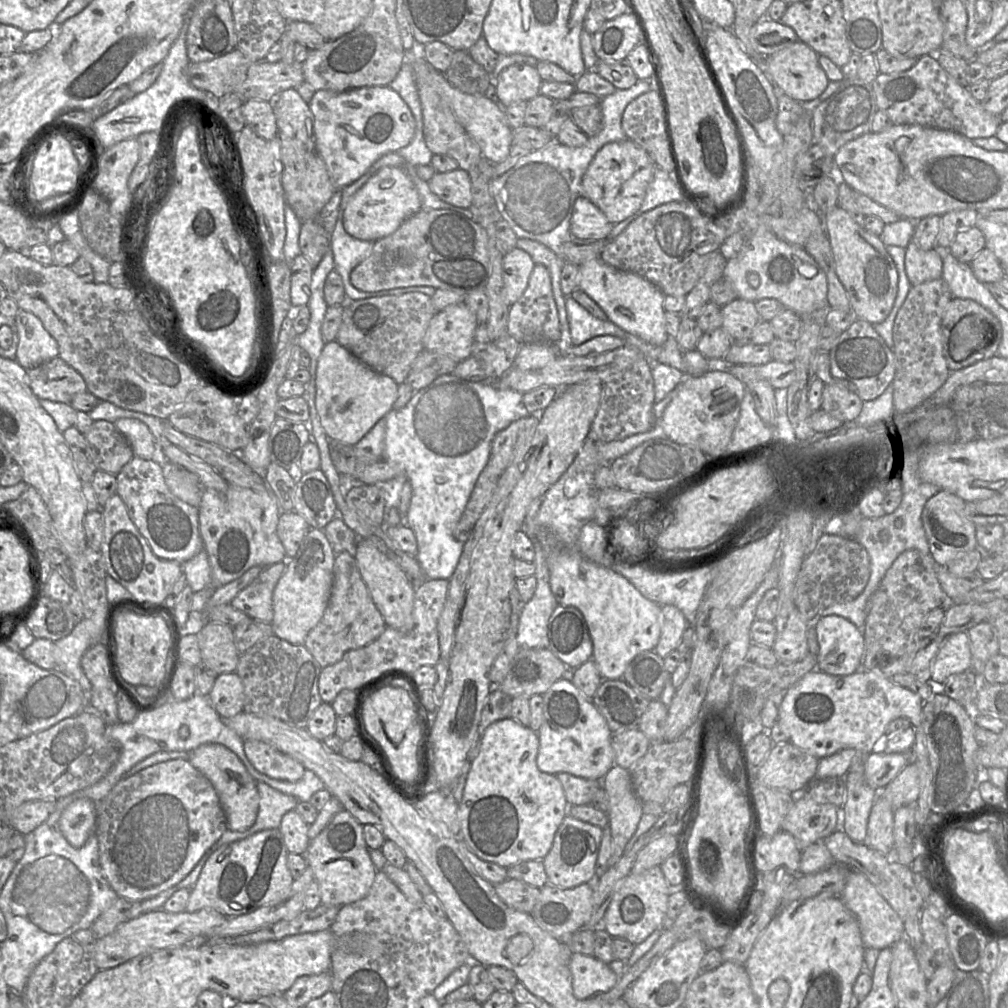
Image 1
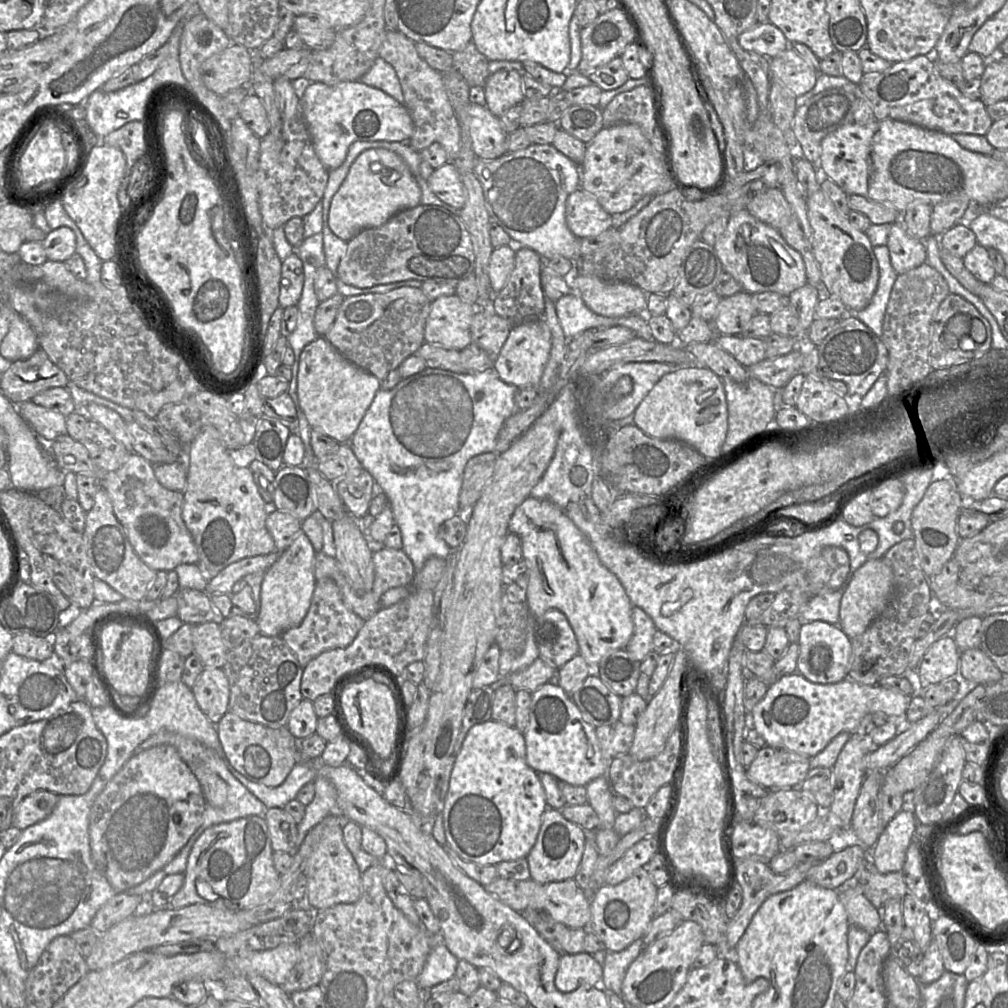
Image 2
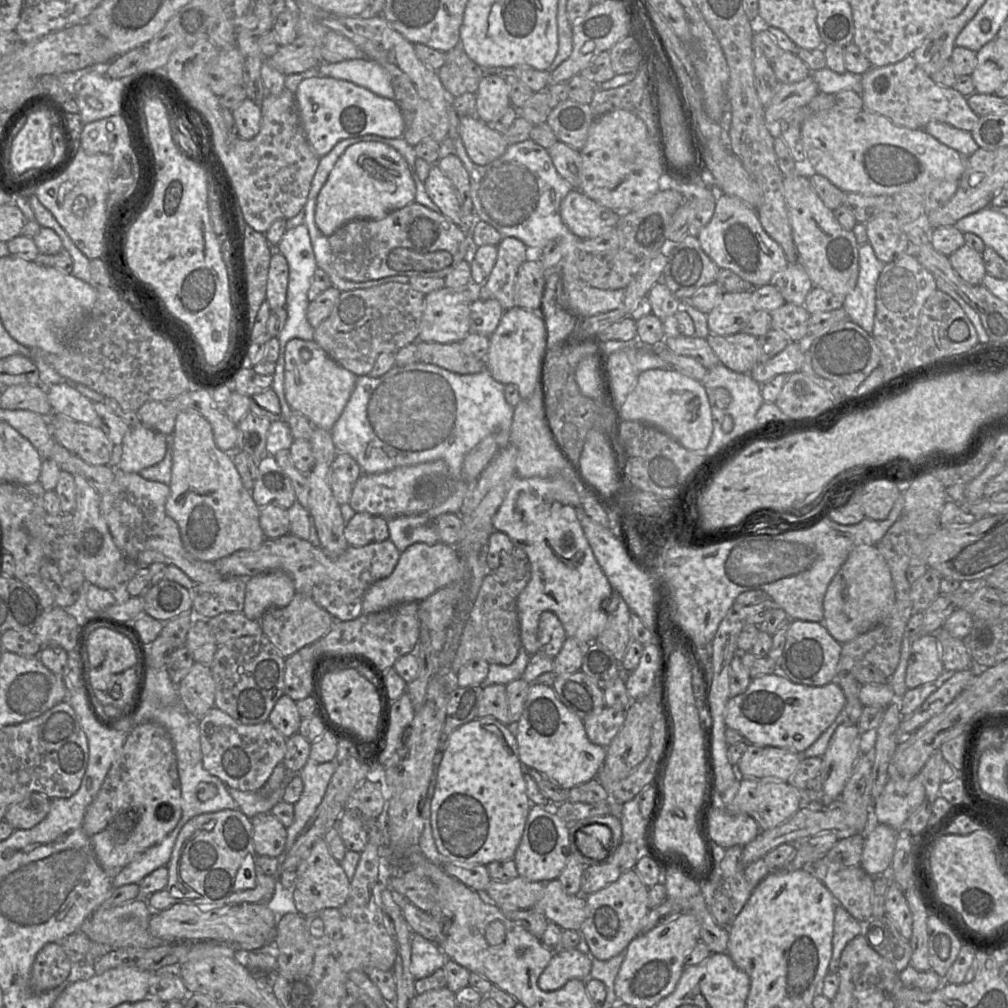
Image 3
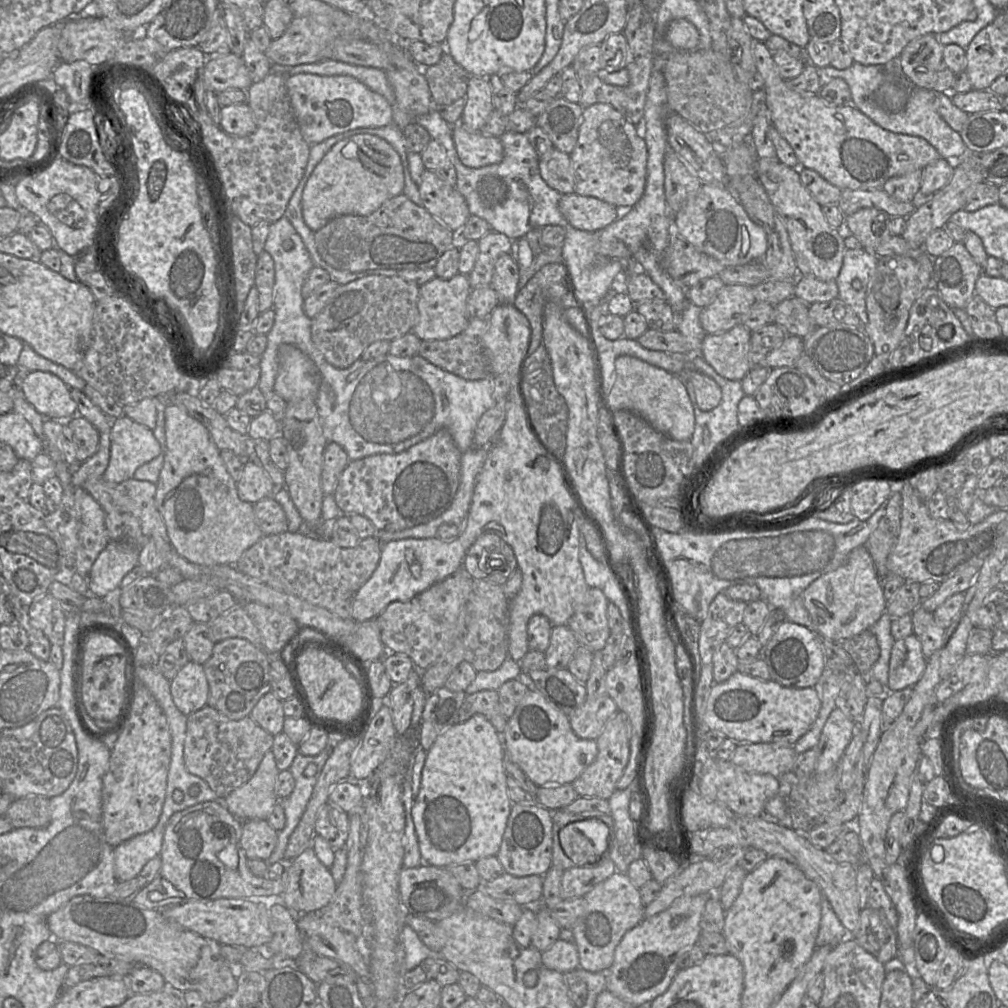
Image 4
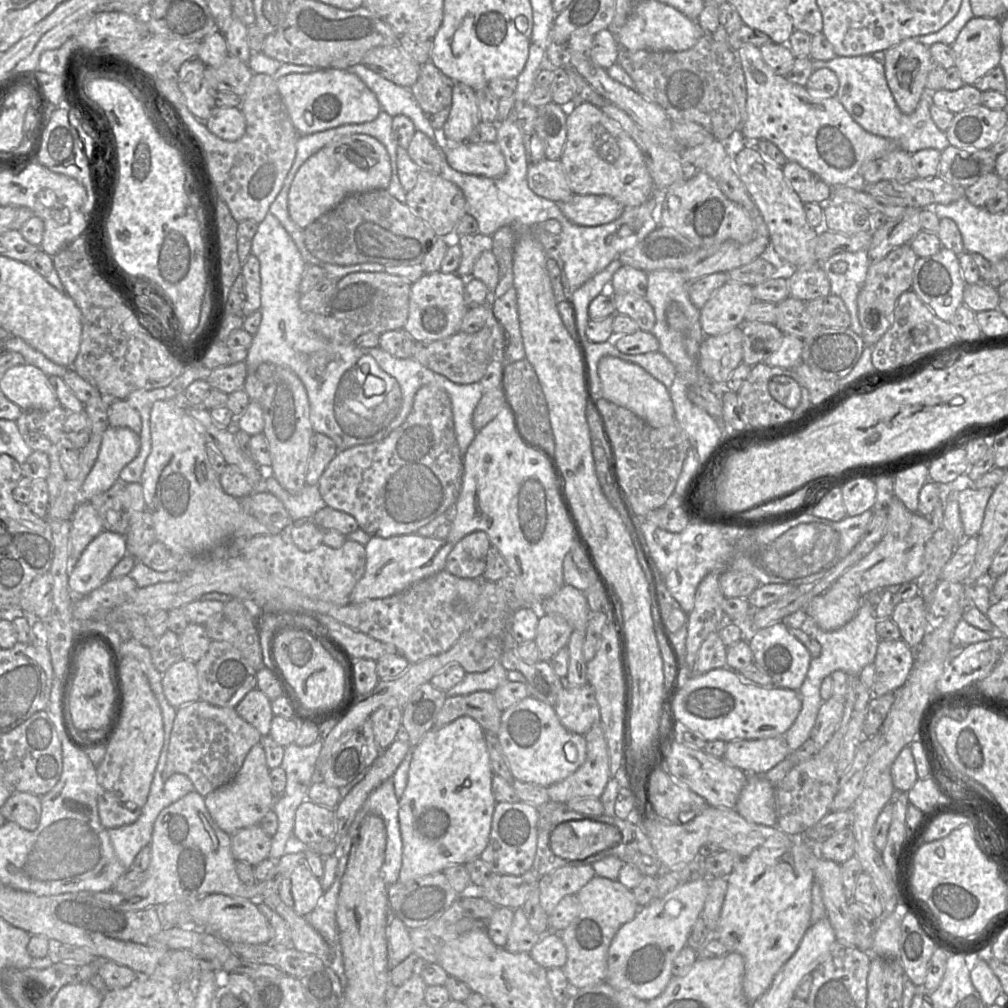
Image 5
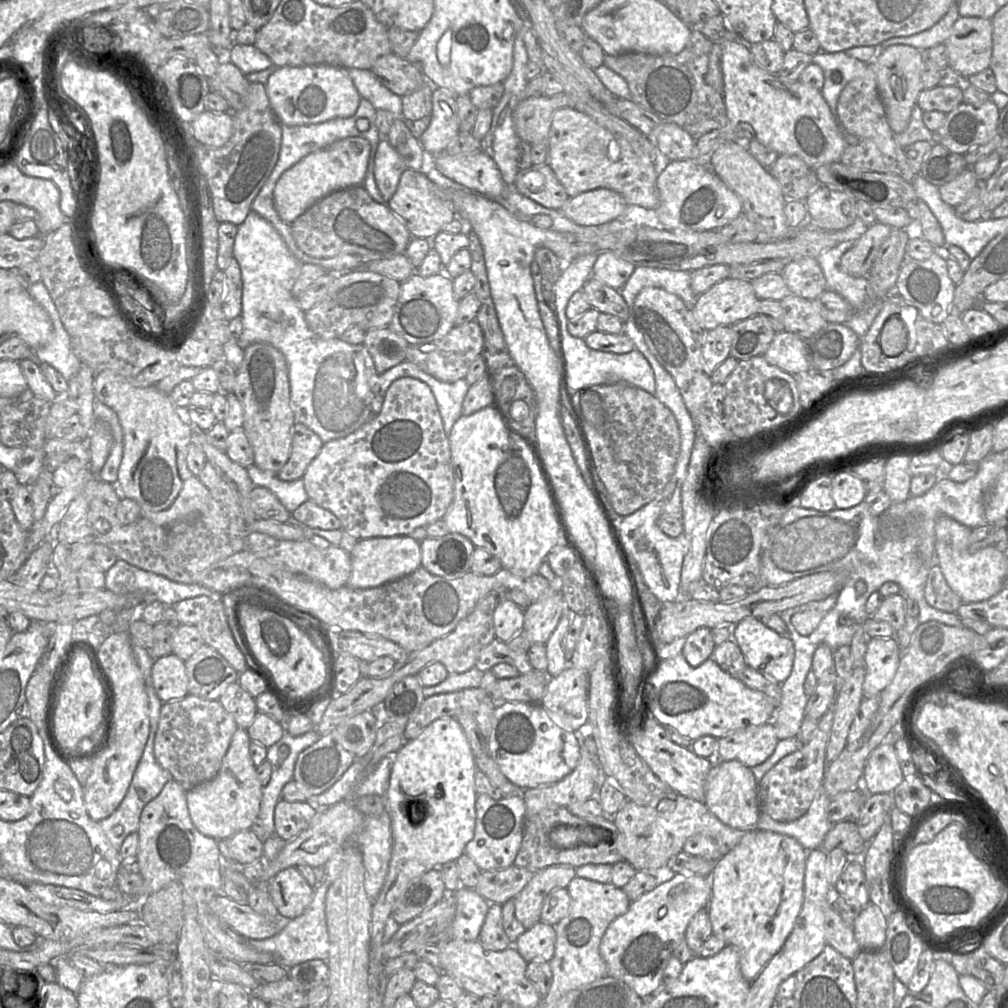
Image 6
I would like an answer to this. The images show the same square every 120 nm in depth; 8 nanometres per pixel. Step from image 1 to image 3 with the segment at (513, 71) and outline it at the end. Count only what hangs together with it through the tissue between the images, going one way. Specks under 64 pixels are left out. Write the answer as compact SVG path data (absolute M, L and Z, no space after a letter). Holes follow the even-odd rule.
M485 75L480 80L475 94L475 116L487 124L497 119L506 108L511 106L509 86L502 75Z

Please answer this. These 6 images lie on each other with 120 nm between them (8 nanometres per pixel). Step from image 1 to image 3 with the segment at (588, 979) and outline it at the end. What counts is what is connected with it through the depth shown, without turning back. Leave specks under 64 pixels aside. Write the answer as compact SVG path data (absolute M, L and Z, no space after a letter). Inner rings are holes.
M576 949L553 951L553 957L538 978L538 986L544 991L563 987L571 979L585 980L592 967L591 955Z

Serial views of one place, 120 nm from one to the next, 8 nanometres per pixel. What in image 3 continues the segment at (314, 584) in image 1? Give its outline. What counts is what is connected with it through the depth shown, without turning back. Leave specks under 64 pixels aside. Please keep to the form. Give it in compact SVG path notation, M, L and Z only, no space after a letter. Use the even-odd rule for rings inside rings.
M282 571L248 578L242 613L259 620L268 609L287 606L296 594L292 579Z

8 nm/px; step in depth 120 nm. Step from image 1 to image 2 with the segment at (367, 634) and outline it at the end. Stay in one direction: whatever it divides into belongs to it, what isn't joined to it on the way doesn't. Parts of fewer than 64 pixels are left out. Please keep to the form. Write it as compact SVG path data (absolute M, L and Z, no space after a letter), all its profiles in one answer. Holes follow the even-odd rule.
M322 578L316 583L309 610L303 621L298 626L283 632L280 637L295 653L299 662L306 665L324 651L352 643L365 621L347 608L335 581L331 578Z

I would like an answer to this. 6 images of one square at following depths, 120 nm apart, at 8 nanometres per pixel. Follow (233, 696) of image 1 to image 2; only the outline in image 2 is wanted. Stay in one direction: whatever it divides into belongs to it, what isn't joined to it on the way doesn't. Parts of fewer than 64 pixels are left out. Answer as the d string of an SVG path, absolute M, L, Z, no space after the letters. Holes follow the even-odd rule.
M205 667L191 687L203 713L217 723L229 711L230 687L222 668Z

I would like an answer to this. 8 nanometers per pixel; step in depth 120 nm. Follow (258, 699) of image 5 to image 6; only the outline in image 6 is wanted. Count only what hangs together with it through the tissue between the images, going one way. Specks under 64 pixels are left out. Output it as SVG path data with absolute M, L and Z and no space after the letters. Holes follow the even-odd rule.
M237 682L230 684L218 701L233 716L239 728L247 729L258 712L255 698Z

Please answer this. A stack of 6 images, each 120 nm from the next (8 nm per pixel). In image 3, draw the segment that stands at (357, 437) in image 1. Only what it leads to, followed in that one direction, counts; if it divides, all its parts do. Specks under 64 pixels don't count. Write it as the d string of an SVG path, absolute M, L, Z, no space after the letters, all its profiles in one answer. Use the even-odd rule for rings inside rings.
M298 338L284 348L284 394L288 404L316 427L331 431L355 388L357 376L335 362L315 341Z

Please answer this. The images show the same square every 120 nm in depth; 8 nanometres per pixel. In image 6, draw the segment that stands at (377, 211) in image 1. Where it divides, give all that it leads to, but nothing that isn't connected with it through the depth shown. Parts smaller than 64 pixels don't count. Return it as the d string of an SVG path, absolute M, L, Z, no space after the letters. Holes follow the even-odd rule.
M362 136L338 140L312 152L287 169L276 182L273 199L278 215L289 225L316 201L343 188L362 185L368 169L371 144Z

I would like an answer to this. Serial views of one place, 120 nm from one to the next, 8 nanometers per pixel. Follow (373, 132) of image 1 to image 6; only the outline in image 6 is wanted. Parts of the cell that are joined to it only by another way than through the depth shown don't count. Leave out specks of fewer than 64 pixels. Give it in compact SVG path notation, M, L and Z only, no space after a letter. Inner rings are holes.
M326 64L278 67L264 84L270 106L282 125L307 125L355 115L361 95L349 70Z

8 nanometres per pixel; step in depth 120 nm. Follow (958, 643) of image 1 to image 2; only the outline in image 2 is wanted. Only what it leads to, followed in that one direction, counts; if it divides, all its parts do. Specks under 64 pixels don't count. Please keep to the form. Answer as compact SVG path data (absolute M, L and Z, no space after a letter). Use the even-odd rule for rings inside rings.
M945 635L934 642L917 669L922 689L954 677L959 670L960 652L951 635Z

